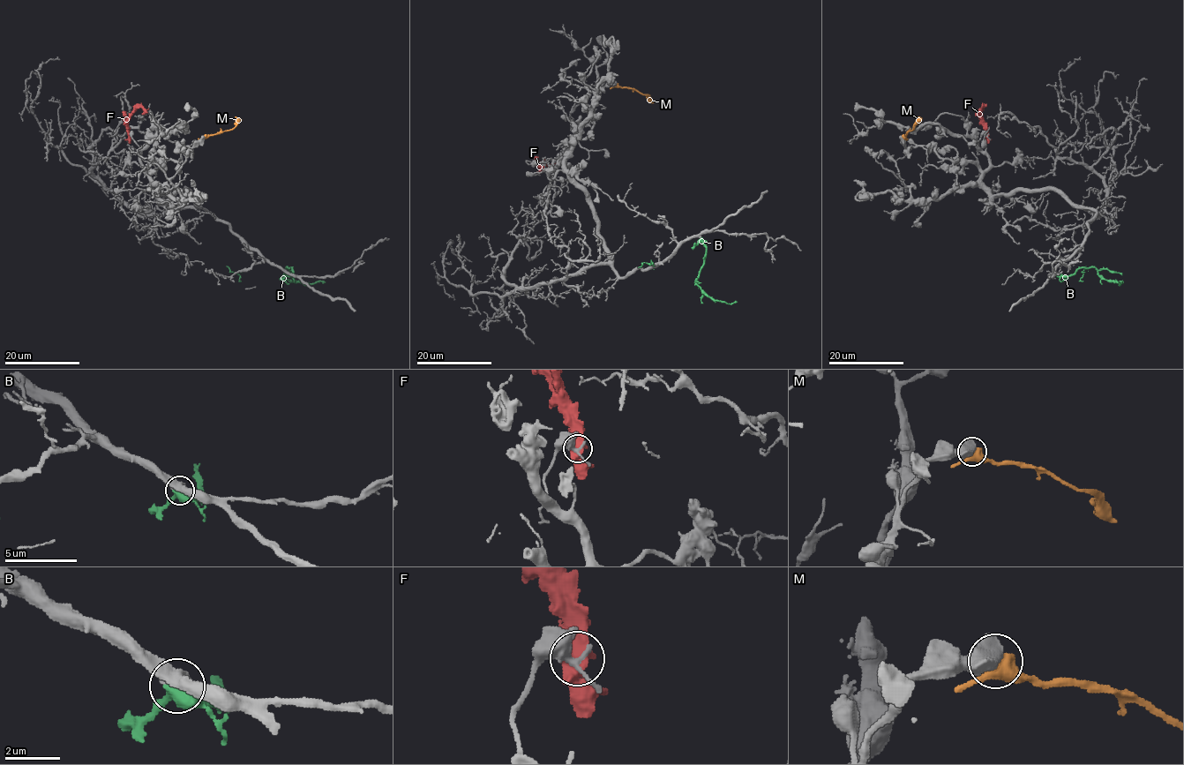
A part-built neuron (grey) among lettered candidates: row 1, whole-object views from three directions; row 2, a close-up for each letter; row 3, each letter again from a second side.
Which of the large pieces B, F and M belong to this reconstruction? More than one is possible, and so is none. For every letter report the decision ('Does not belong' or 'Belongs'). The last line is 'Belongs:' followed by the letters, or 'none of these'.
B: Belongs
F: Does not belong
M: Does not belong
Belongs: B

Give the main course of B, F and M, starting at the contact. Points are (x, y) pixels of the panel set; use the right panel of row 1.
B: (1060, 273), (1071, 276), (1079, 268), (1094, 267), (1103, 278), (1119, 284), (1120, 282)
F: (987, 135), (983, 108), (977, 112)
M: (903, 138), (921, 117)

